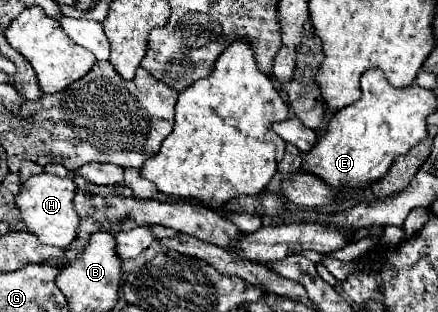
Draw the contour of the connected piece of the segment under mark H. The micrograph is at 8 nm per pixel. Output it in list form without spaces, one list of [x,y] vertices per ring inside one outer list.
[[[35,174],[31,176],[17,196],[17,206],[21,210],[21,220],[25,222],[27,230],[33,232],[43,244],[57,246],[57,248],[69,248],[69,244],[77,238],[79,232],[79,214],[73,208],[73,198],[77,194],[77,184],[73,182],[73,176],[53,176],[53,174]]]

